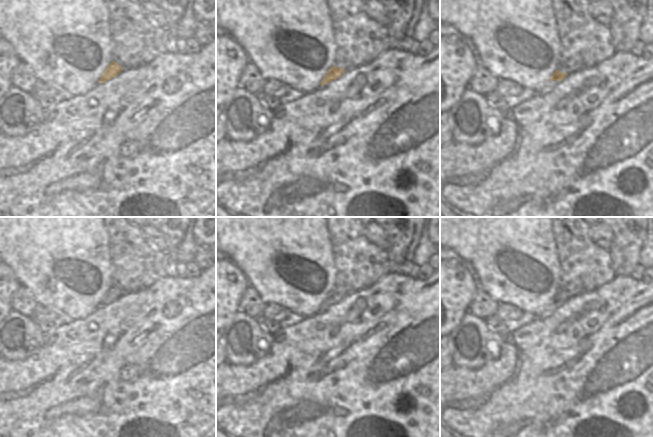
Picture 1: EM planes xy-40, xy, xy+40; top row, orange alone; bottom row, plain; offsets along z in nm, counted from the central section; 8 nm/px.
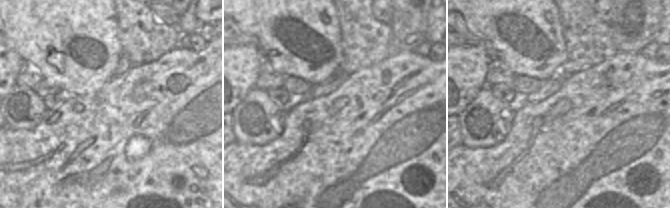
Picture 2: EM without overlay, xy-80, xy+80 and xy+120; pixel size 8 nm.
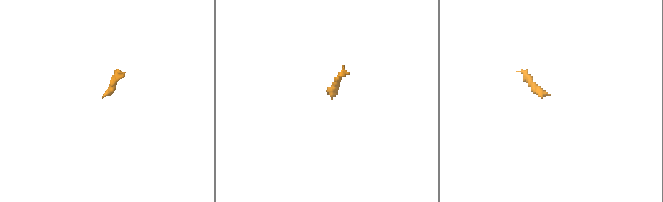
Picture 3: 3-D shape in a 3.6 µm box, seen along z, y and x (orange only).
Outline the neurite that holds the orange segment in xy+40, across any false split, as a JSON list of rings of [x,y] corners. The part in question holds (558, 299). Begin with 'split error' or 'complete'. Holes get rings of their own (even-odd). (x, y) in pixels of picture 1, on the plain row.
split error | [[[558,293],[553,297],[550,304],[543,310],[542,313],[540,313],[537,317],[540,319],[544,319],[551,315],[559,306],[561,306],[565,301],[568,299],[568,297],[562,297]]]

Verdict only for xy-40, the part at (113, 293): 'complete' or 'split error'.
complete

